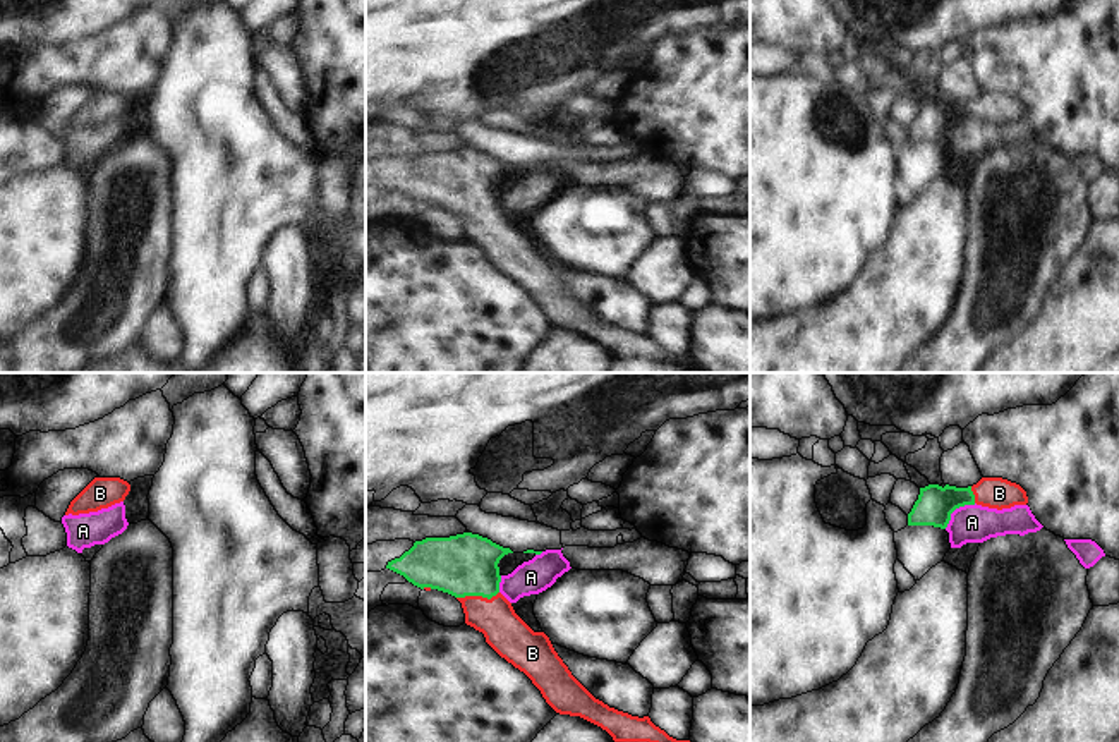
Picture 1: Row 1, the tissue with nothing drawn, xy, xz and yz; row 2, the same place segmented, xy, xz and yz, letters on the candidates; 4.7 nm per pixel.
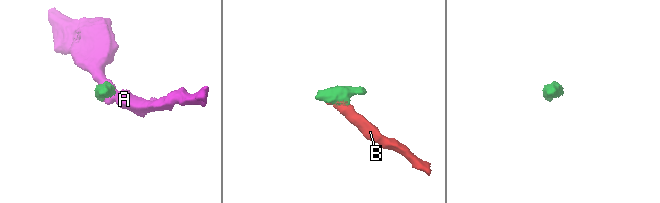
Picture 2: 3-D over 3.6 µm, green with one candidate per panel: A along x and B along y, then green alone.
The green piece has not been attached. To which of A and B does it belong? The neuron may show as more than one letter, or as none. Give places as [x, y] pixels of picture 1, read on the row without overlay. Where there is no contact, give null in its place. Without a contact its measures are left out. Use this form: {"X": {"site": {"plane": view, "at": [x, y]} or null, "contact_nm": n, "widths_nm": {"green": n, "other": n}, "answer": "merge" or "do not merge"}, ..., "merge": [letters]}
{"A": {"site": {"plane": "yz", "at": [956, 122]}, "contact_nm": 190, "widths_nm": {"green": 170, "other": 180}, "answer": "do not merge"}, "B": {"site": {"plane": "xz", "at": [477, 210]}, "contact_nm": 200, "widths_nm": {"green": 280, "other": 190}, "answer": "merge"}, "merge": ["B"]}

